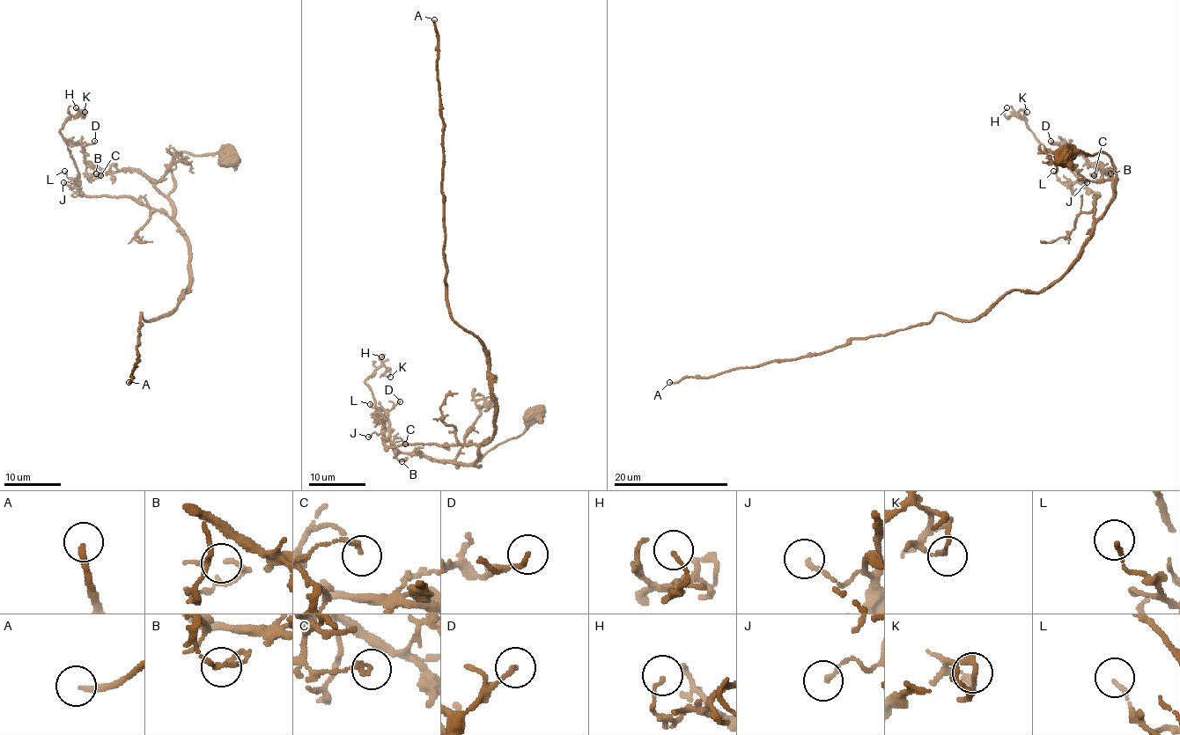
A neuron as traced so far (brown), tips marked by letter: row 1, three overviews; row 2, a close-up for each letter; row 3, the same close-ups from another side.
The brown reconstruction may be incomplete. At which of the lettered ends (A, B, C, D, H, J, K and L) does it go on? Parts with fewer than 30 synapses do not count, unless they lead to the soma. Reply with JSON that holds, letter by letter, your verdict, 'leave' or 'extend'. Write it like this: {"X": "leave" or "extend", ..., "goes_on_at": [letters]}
{"A": "extend", "B": "leave", "C": "leave", "D": "leave", "H": "leave", "J": "leave", "K": "leave", "L": "leave", "goes_on_at": ["A"]}

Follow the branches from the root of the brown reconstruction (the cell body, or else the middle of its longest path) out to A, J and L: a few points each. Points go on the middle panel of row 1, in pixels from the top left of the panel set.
A: (534, 414), (521, 434), (474, 464), (492, 437), (494, 394), (489, 351), (453, 318), (446, 299), (434, 19)
J: (534, 414), (521, 434), (494, 445), (478, 466), (478, 447), (473, 444), (387, 445), (381, 434), (368, 437)
L: (534, 414), (521, 434), (494, 445), (478, 466), (478, 447), (473, 444), (387, 445), (382, 414), (370, 404)

